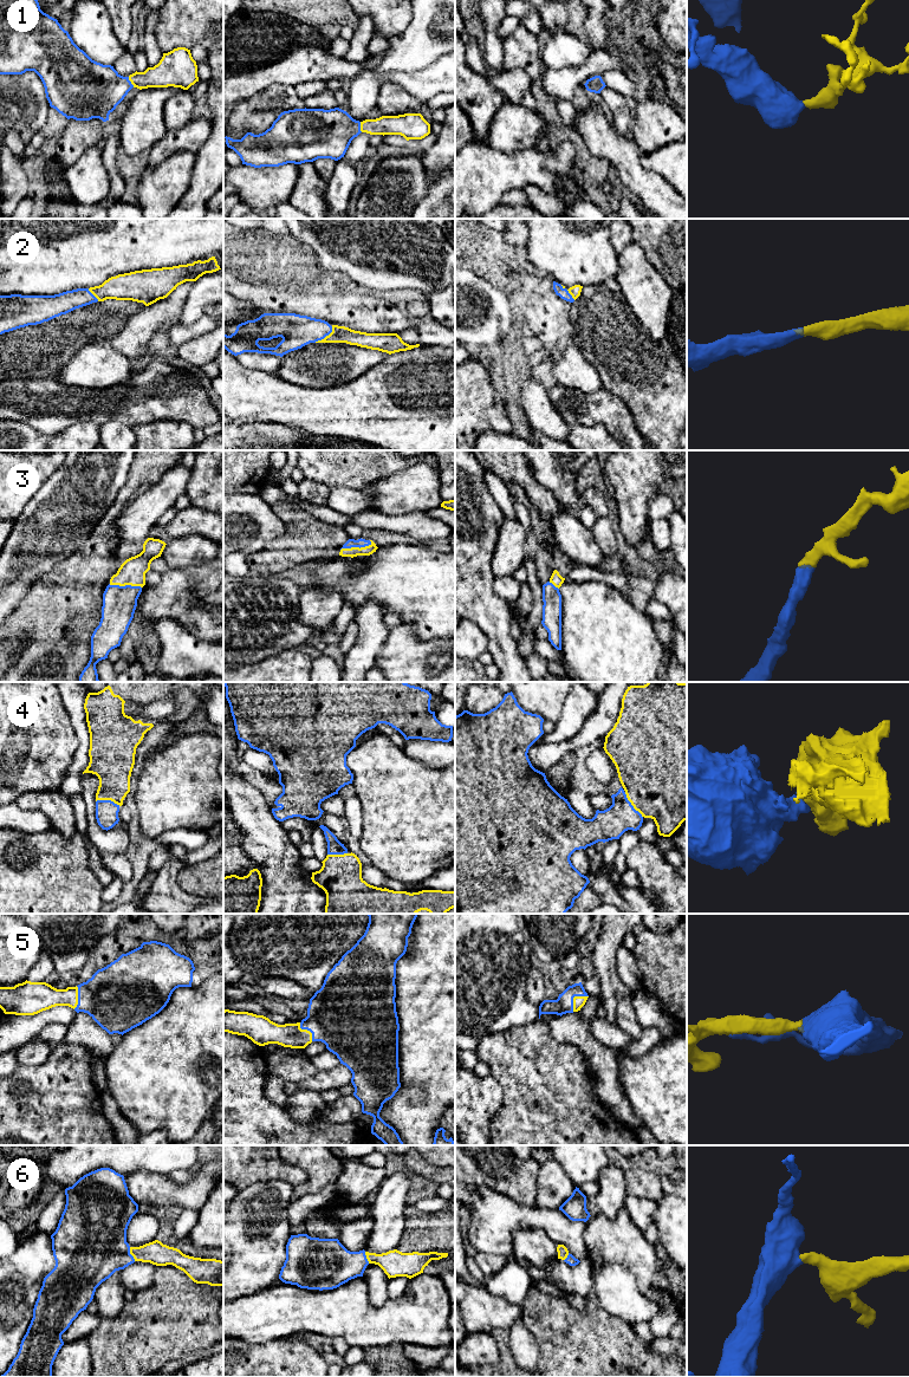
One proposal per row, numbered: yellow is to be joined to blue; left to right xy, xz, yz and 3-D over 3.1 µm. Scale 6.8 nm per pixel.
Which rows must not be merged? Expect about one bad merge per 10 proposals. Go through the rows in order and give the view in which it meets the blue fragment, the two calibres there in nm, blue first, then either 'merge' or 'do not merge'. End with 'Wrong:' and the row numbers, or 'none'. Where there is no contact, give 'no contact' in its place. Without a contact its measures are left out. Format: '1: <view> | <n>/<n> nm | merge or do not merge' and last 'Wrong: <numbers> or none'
1: xy | 360/180 nm | merge
2: xz | 220/110 nm | merge
3: xz | 60/70 nm | merge
4: yz | 220/500 nm | merge
5: yz | 120/80 nm | merge
6: xy | 440/160 nm | merge
Wrong: none

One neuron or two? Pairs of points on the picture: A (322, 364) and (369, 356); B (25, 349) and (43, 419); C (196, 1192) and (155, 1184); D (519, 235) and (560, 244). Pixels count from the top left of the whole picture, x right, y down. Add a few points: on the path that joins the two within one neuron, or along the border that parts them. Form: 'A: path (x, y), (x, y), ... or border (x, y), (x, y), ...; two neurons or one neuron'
A: path (333, 364), (357, 361); one neuron
B: border (12, 378), (54, 380); two neurons
C: path (186, 1192), (166, 1192); one neuron
D: border (528, 231), (526, 241); two neurons

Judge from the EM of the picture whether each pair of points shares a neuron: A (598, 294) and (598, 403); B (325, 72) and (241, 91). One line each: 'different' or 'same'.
A: different
B: same

